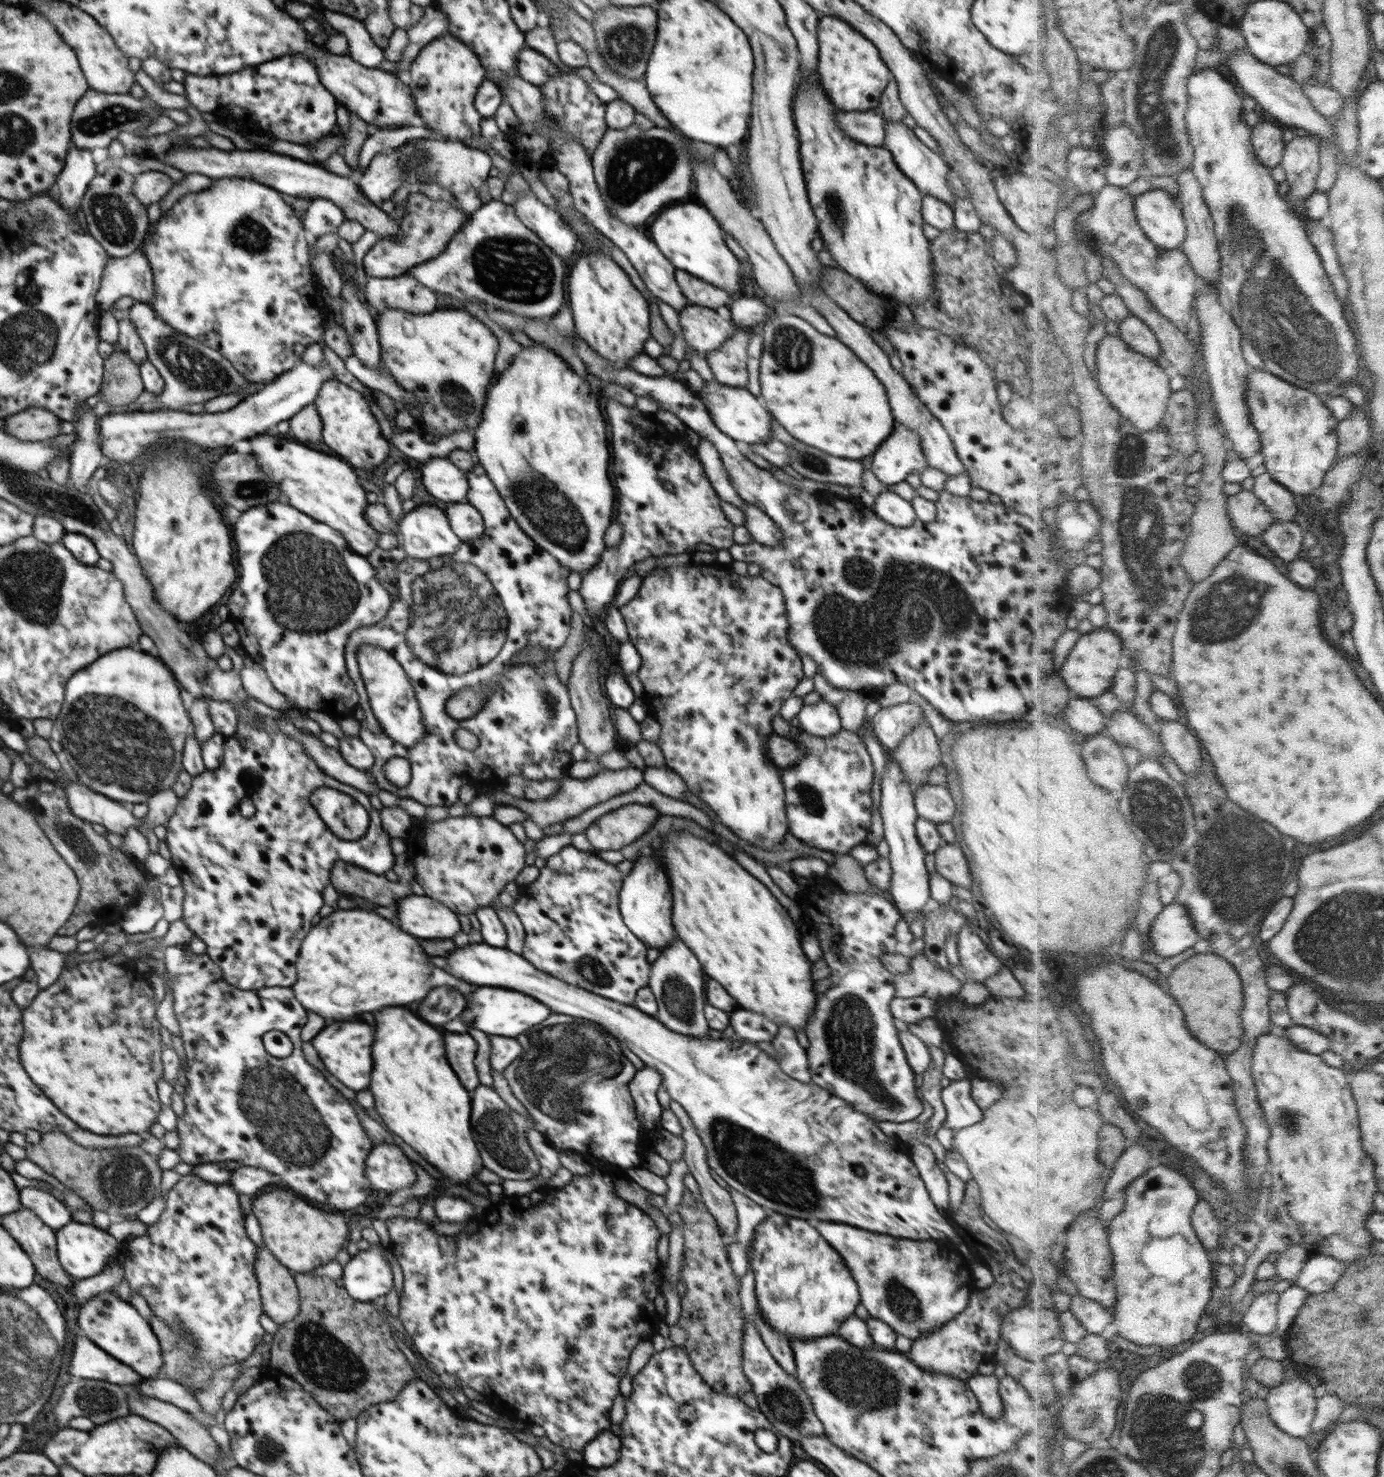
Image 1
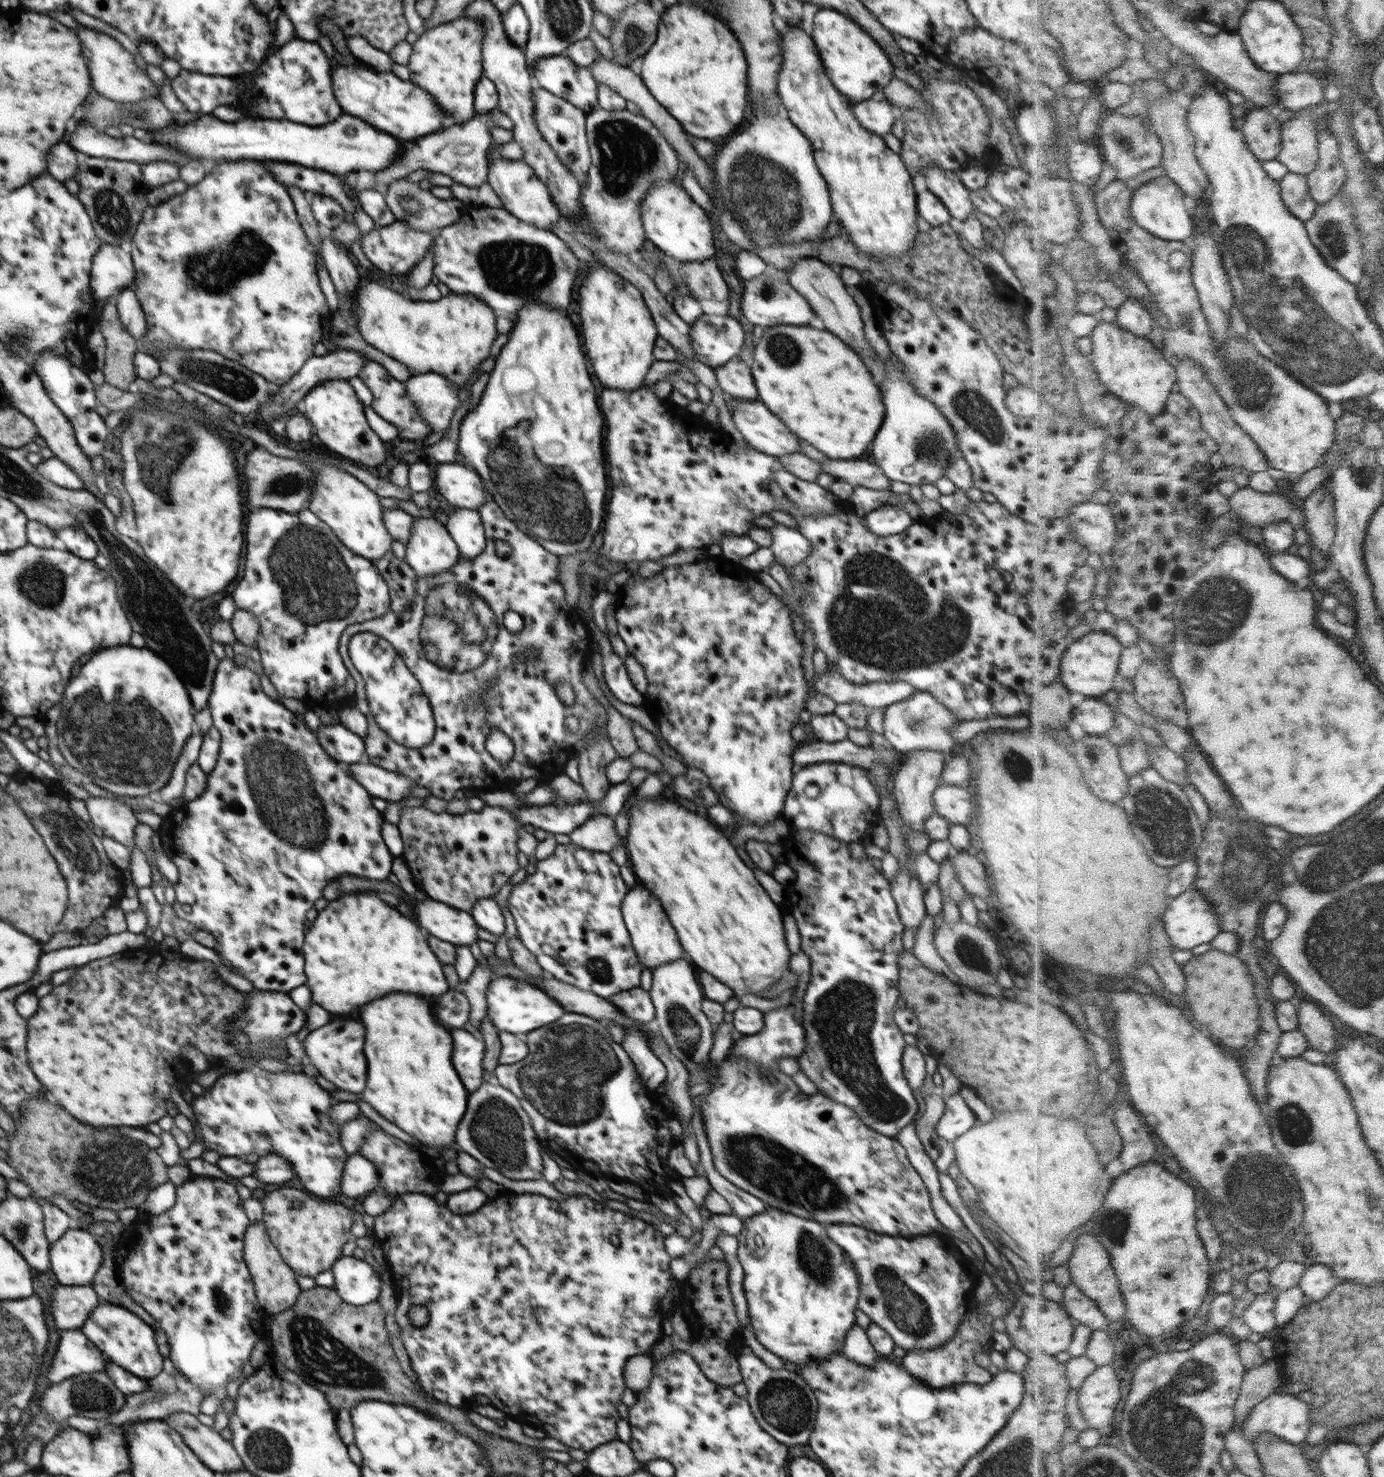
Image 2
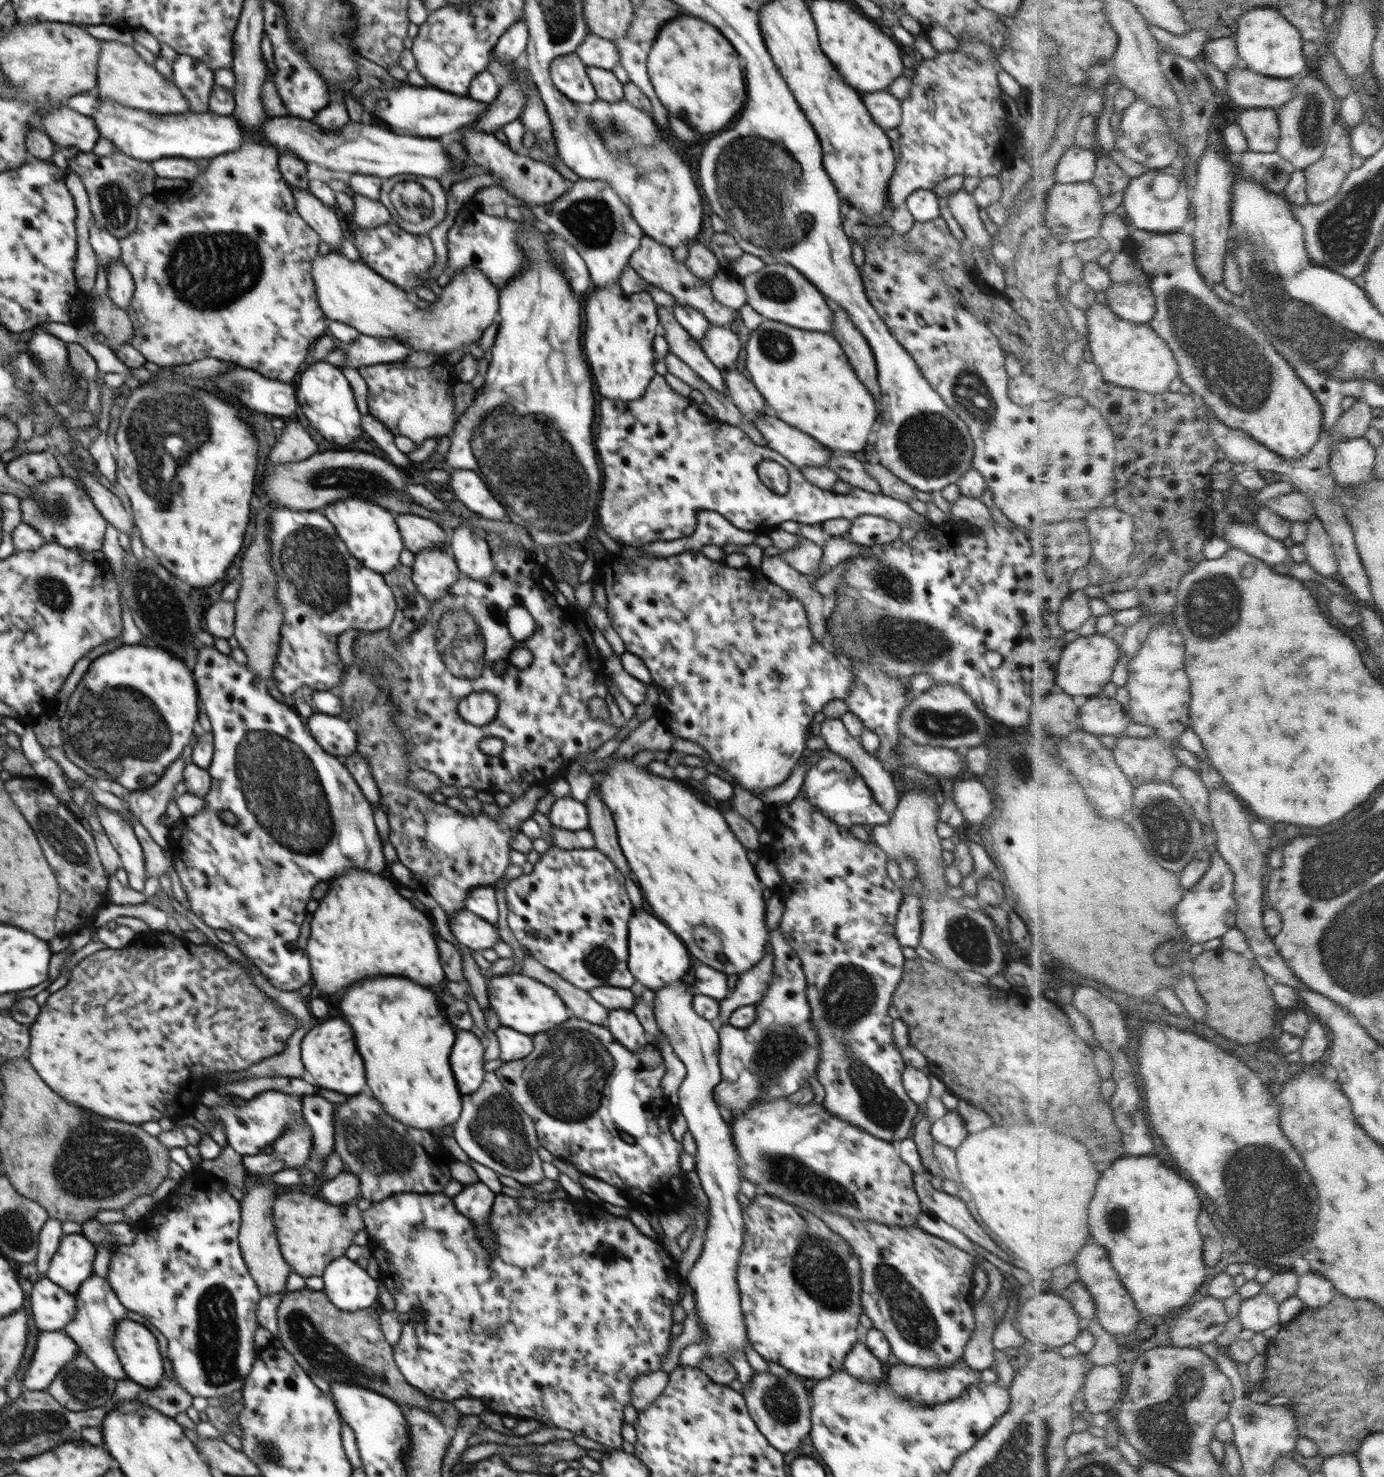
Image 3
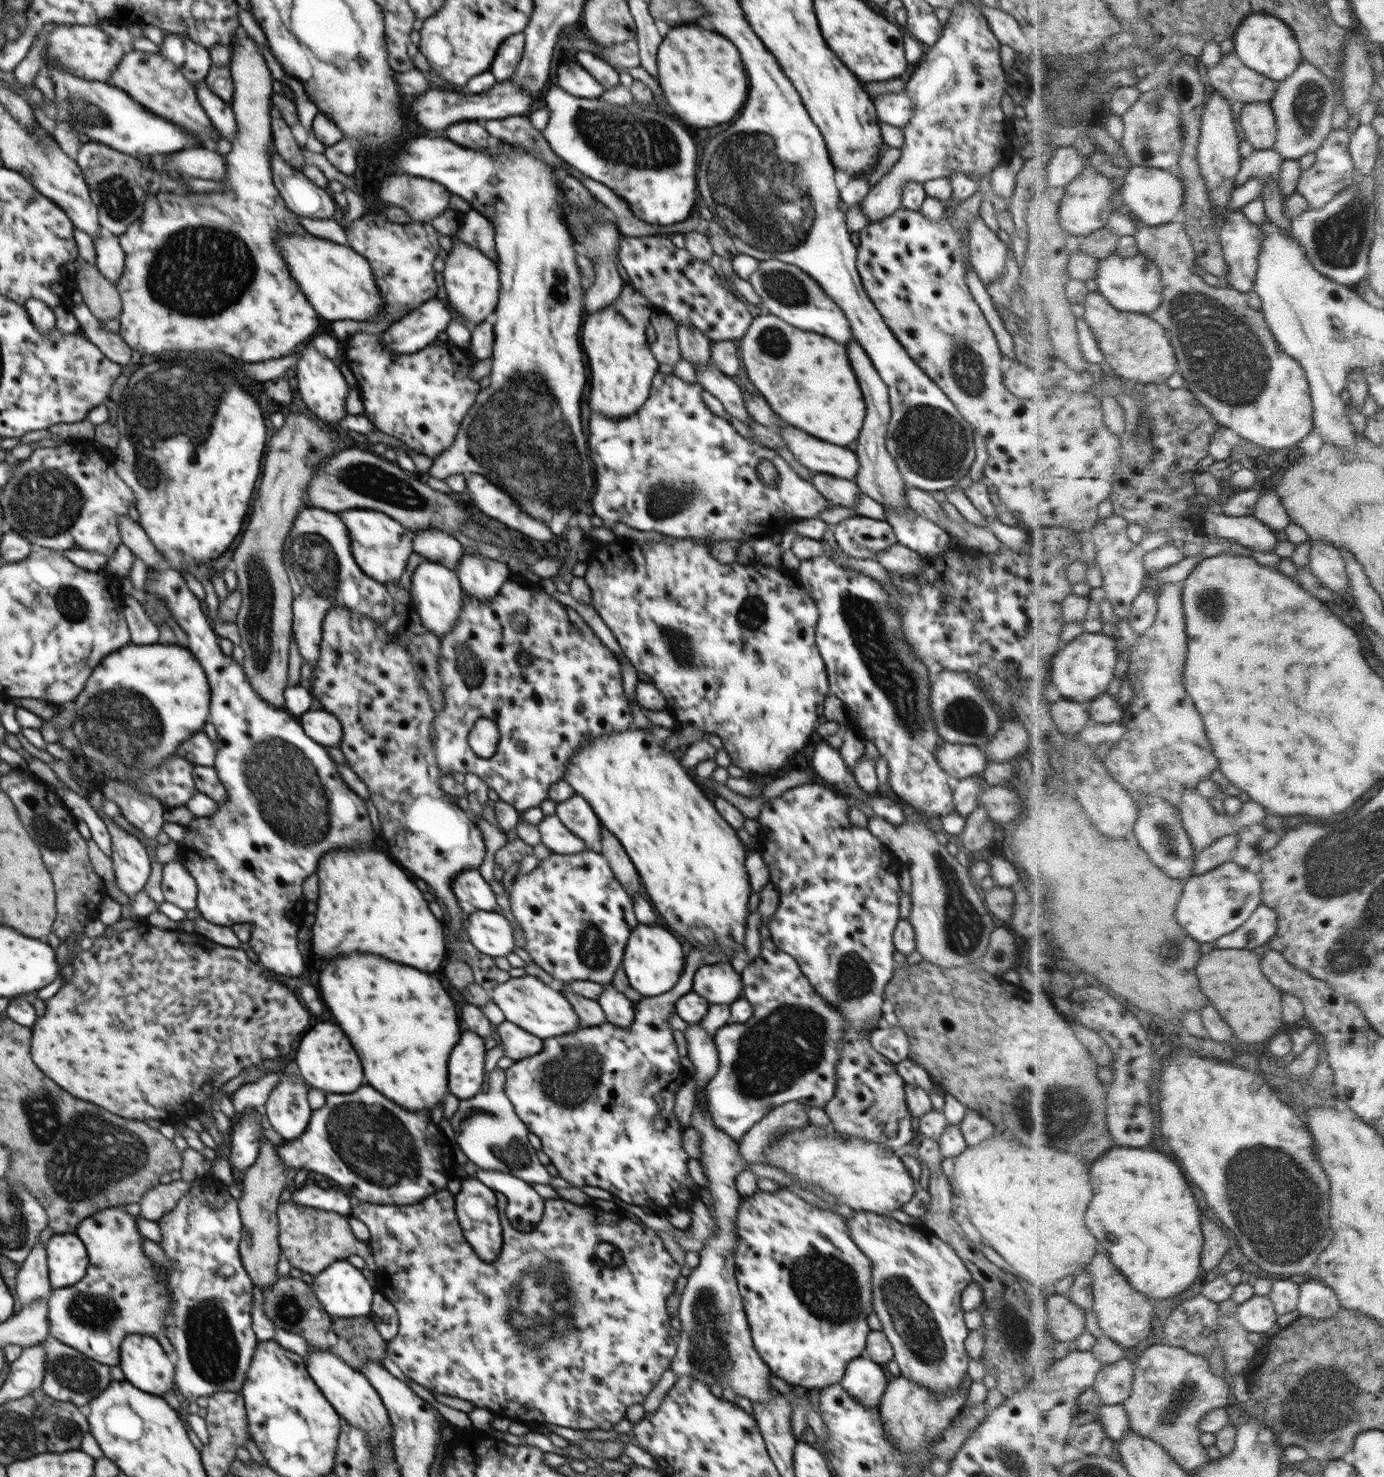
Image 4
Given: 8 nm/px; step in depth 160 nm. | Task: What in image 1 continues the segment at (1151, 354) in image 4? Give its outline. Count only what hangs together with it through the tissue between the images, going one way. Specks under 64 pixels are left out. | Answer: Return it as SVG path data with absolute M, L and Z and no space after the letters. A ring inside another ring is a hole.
M1108 335L1099 343L1097 367L1103 391L1111 398L1114 406L1129 418L1140 430L1156 431L1163 424L1169 412L1174 393L1170 386L1172 373L1166 373L1164 366L1154 358L1142 354L1120 335Z

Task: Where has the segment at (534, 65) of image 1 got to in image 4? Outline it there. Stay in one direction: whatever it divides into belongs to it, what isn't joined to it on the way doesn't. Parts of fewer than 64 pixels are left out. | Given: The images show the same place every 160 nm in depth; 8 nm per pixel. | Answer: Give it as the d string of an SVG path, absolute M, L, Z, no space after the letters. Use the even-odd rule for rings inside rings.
M578 63L561 64L557 69L557 85L575 97L596 99L605 88L585 68Z

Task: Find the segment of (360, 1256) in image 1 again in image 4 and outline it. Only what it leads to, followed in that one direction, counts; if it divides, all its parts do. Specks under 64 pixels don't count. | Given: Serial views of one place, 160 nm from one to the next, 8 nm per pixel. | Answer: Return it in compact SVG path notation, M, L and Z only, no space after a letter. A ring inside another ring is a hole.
M346 1259L329 1264L320 1274L313 1277L313 1288L316 1298L323 1306L324 1312L332 1318L367 1317L371 1312L373 1294L376 1292L362 1271Z

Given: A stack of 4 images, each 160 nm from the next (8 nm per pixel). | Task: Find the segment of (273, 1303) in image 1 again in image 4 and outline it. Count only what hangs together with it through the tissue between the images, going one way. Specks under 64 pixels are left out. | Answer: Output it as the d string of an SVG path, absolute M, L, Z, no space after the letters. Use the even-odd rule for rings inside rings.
M261 1136L260 1150L256 1162L247 1168L239 1180L242 1196L237 1200L242 1224L242 1240L239 1248L240 1259L255 1286L272 1286L278 1279L276 1264L280 1258L279 1224L277 1209L280 1195L286 1186L287 1166L277 1155L278 1145L272 1145Z

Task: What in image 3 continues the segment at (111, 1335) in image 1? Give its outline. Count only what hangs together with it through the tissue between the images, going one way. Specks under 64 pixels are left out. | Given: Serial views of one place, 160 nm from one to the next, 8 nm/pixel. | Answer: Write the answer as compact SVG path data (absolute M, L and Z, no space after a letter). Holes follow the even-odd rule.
M130 1319L116 1324L113 1347L130 1381L154 1388L164 1376L162 1353L149 1328Z

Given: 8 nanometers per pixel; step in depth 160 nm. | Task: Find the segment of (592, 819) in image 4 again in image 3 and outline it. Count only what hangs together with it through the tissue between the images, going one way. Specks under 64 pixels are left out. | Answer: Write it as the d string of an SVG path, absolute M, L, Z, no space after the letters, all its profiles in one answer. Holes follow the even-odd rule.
M571 796L556 799L548 814L552 826L564 830L584 830L589 828L589 816L584 802L578 802Z

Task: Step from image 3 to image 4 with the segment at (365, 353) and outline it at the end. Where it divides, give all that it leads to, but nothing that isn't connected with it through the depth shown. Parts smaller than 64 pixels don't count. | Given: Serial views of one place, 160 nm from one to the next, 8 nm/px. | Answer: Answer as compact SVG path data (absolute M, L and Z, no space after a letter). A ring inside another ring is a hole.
M435 297L392 323L381 334L381 343L389 350L393 350L394 355L414 354L418 350L434 343L438 333L446 330L448 323L454 318L458 318L458 316L459 314L451 307L448 300L442 301Z

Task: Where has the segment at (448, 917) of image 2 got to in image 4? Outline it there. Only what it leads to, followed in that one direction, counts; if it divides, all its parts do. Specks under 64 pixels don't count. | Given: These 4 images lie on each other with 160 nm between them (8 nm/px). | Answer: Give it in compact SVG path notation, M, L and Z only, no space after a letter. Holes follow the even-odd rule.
M476 910L469 914L465 926L468 940L485 955L507 956L513 952L514 931L498 910Z

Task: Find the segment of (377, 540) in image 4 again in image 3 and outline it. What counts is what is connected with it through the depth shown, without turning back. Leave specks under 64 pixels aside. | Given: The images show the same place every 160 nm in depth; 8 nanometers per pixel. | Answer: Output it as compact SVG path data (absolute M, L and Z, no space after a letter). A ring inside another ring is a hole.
M344 498L340 502L325 506L323 515L332 523L336 534L345 542L352 556L366 568L383 575L400 564L400 552L404 550L403 540L392 512L360 498Z

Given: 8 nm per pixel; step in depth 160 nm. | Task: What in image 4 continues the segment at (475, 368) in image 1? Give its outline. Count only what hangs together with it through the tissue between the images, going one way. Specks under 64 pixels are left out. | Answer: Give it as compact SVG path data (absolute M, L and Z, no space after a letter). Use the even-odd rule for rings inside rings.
M280 235L276 250L291 270L294 282L319 316L327 322L357 320L366 322L380 316L385 305L374 282L370 264L352 248L306 235ZM453 243L443 270L446 294L451 307L461 316L464 324L473 327L495 311L499 302L499 270L497 263L484 257L480 250L466 243Z

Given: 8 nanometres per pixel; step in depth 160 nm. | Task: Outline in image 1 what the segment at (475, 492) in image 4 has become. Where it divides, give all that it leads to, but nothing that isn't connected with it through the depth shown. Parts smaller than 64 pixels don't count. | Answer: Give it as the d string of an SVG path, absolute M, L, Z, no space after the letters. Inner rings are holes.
M448 457L429 458L422 462L419 470L424 488L438 501L449 504L467 502L469 484L466 473Z

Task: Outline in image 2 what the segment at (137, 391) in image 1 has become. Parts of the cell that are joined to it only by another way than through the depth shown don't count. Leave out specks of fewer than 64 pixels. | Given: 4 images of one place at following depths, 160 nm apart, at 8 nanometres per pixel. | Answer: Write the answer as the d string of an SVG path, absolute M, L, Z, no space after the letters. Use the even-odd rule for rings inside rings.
M115 296L104 303L100 316L97 321L101 325L106 342L106 364L103 369L105 382L128 391L130 384L137 377L132 364L134 354L137 352L137 340L125 331L117 313Z

